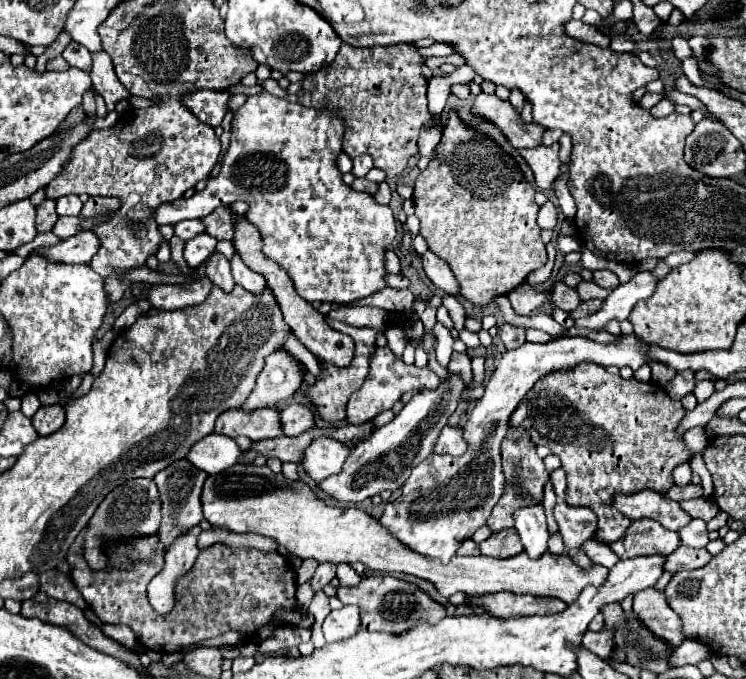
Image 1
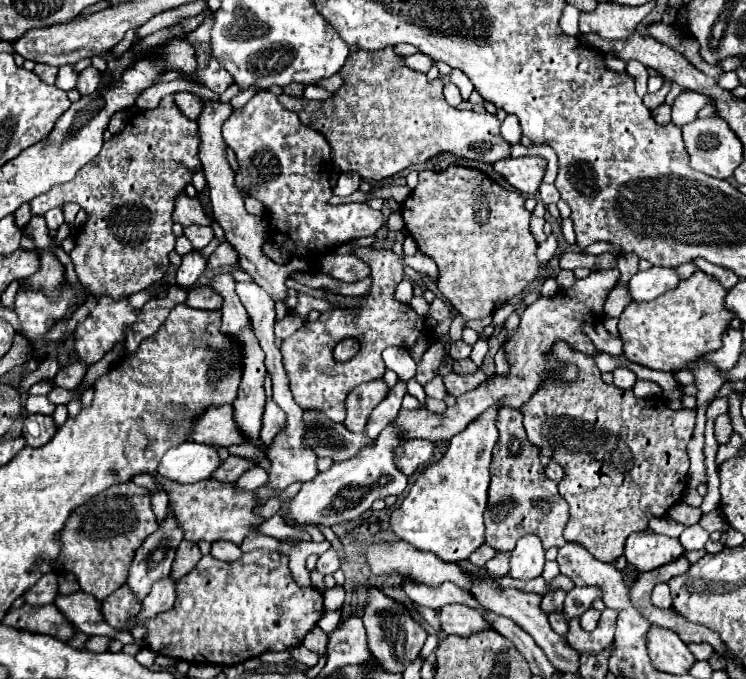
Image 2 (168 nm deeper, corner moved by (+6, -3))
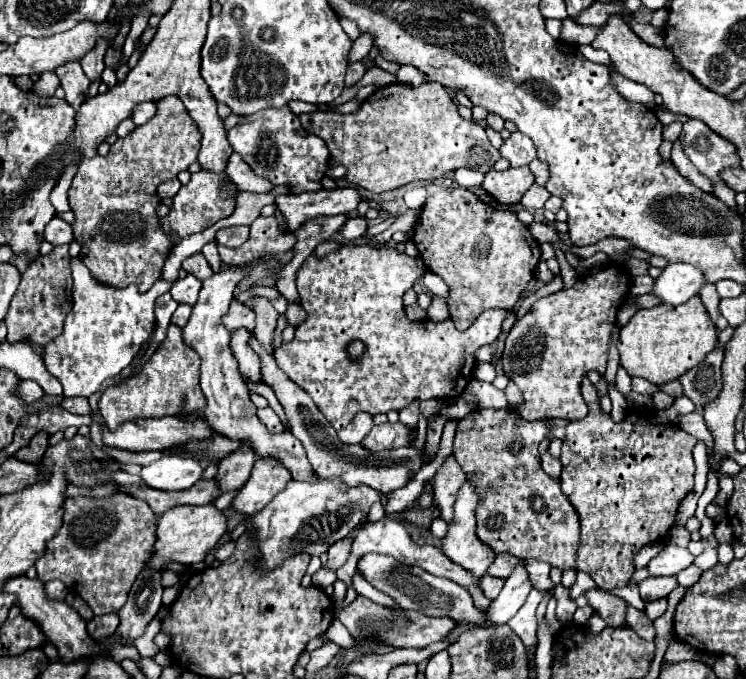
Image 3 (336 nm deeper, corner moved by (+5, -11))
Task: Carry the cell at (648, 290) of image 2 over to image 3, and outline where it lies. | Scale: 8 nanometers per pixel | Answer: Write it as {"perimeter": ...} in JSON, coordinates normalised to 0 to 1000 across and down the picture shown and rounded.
{"perimeter":[[[897,389],[875,415],[873,433],[894,448],[916,448],[926,436],[937,433],[942,418],[945,412],[940,401],[926,389]]]}

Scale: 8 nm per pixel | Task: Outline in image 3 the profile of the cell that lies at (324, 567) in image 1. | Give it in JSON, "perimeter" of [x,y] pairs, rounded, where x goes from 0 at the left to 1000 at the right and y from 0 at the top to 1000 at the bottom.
{"perimeter":[[[460,792],[460,795],[454,795],[454,798],[449,798],[444,807],[441,807],[441,825],[438,825],[438,834],[436,837],[441,837],[441,839],[454,839],[460,831],[462,831],[462,825],[468,822],[468,813],[471,813],[471,792]]]}

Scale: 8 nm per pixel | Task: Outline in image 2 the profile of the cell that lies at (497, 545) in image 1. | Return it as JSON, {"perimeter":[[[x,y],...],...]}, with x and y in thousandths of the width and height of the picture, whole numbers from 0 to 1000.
{"perimeter":[[[665,813],[665,819],[651,831],[651,839],[657,848],[678,848],[681,845],[681,828],[684,828],[684,816],[681,813]]]}

